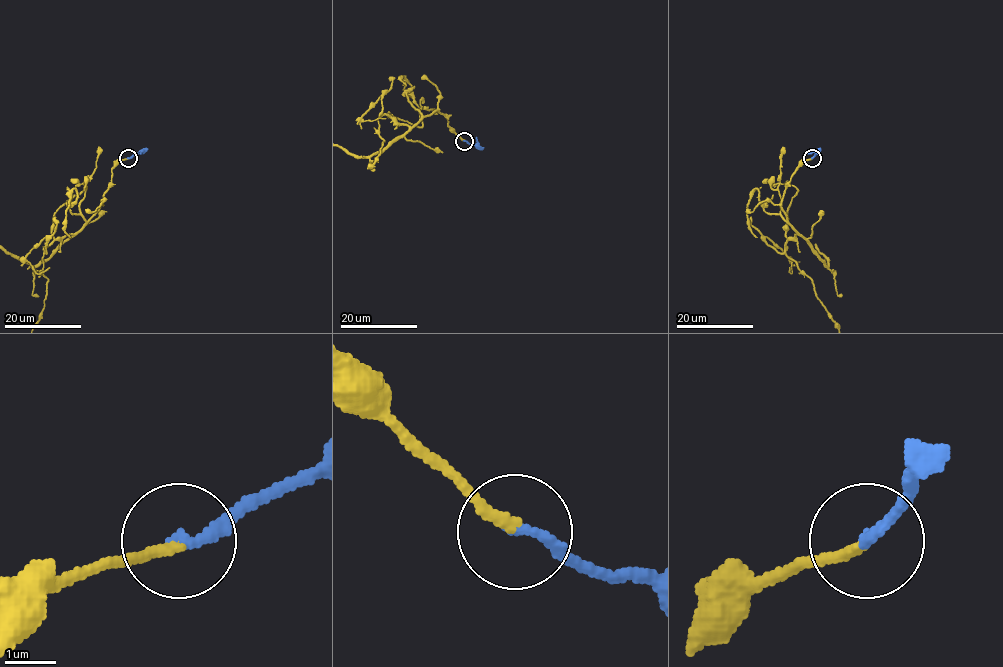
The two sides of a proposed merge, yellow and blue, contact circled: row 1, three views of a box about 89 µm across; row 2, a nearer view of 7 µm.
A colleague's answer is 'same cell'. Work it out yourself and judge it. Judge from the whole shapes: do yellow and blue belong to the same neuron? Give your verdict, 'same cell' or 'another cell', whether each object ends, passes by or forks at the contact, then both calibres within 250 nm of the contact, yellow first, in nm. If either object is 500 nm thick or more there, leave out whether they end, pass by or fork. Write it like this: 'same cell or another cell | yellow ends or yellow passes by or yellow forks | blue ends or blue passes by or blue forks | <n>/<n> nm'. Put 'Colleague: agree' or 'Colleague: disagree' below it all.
same cell | yellow ends | blue ends | 200/200 nm
Colleague: agree

